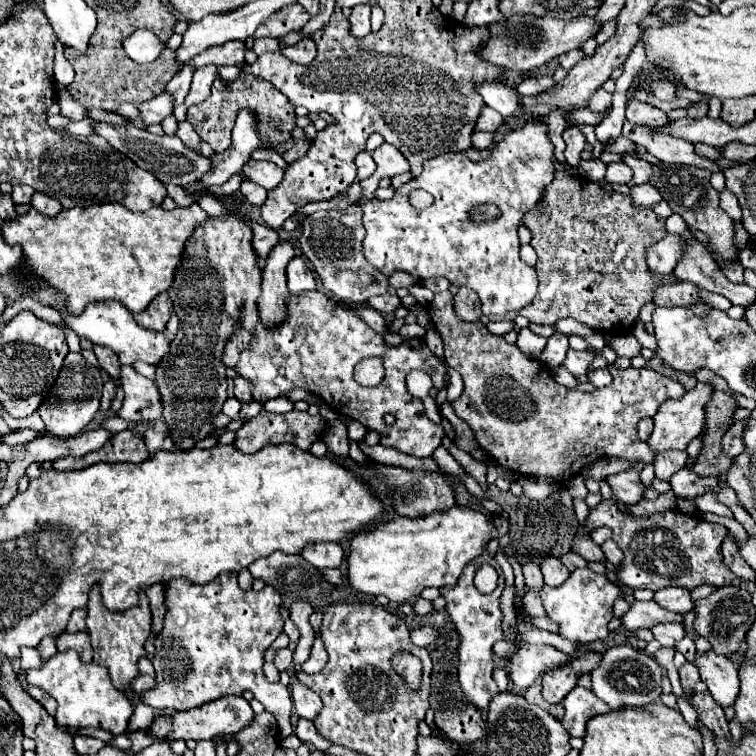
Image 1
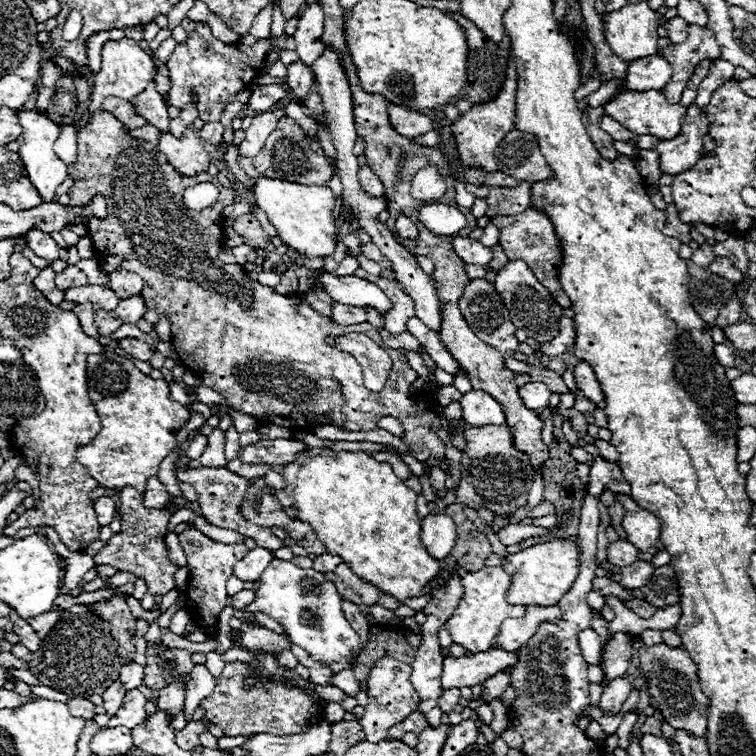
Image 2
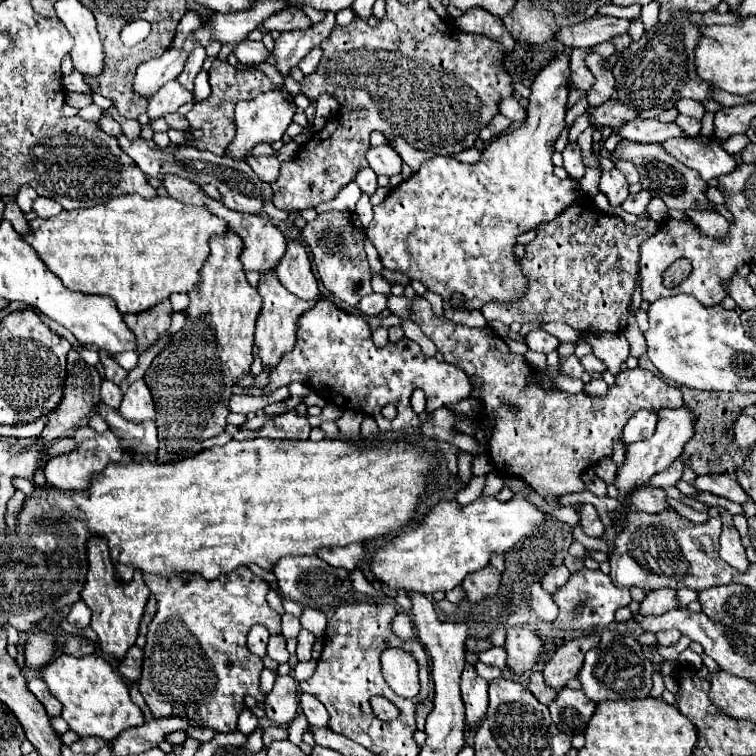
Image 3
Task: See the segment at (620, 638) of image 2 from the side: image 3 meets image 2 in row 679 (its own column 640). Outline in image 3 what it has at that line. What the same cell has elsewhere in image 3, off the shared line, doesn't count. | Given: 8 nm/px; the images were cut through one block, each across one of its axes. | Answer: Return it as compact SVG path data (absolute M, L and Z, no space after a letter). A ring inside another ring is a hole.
M660 588L650 592L644 602L640 604L638 614L640 616L660 616L664 612L670 612L676 608L676 590L672 588Z

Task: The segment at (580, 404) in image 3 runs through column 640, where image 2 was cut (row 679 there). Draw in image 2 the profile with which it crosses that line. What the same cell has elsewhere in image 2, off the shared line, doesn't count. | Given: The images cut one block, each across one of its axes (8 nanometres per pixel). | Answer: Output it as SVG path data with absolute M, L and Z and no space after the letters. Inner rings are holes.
M380 658L374 662L370 676L368 676L368 706L364 712L364 718L360 720L360 726L364 728L368 742L380 742L386 738L388 730L404 720L408 714L418 710L420 698L416 690L410 684L410 664L404 664L394 658Z

